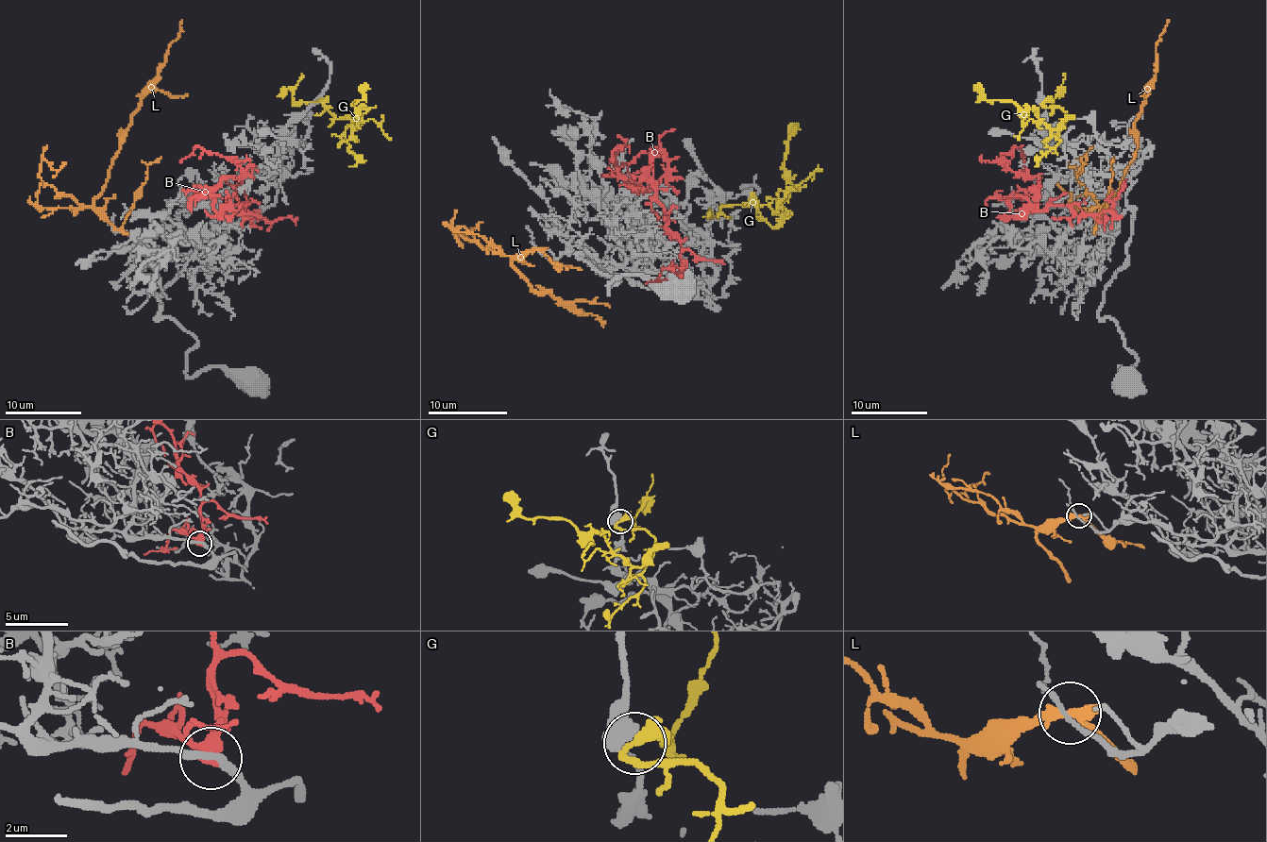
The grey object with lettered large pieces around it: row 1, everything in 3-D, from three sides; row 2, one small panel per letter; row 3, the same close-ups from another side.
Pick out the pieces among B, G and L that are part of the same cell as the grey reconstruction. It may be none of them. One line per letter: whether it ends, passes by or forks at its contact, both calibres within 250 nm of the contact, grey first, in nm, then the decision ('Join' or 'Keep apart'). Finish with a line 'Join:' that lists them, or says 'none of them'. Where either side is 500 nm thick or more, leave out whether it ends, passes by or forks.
B: It forks there. Thickness 240 nm (grey) against 320 nm. Join
G: It forks there. Thickness 440 nm (grey) against 360 nm. Keep apart
L: It forks there. Thickness 140 nm (grey) against 280 nm. Keep apart
Join: B

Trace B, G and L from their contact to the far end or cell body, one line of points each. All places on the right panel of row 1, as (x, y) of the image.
B: (1120, 217), (1078, 215), (1067, 206), (1028, 211), (1038, 179), (1009, 170), (1004, 153), (1017, 147), (1024, 162)
G: (1043, 101), (1072, 119), (1049, 128), (1030, 109), (988, 99), (973, 84)
L: (1095, 230), (1097, 213), (1118, 191), (1123, 170), (1137, 151), (1135, 119), (1156, 75), (1156, 46), (1169, 20)

